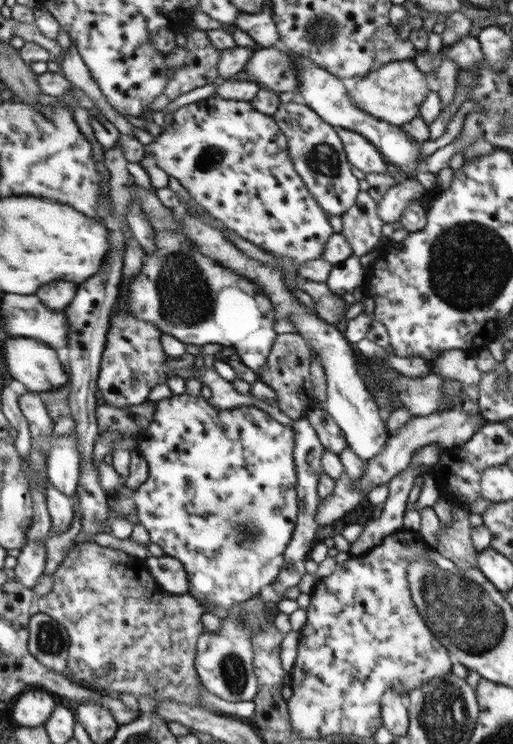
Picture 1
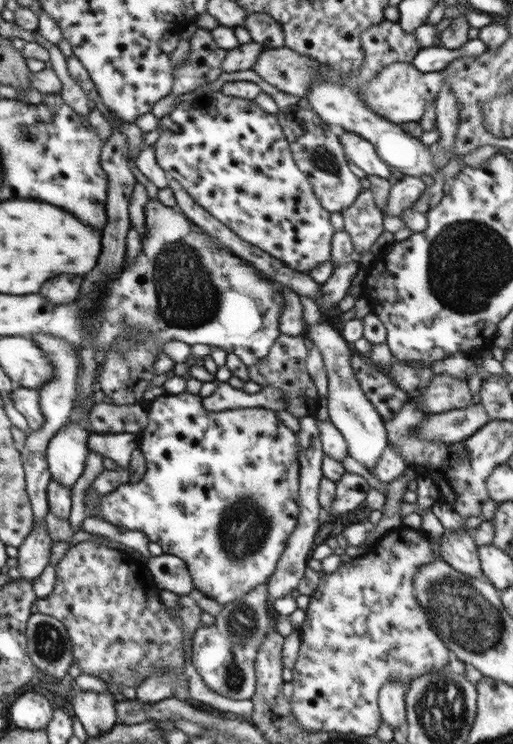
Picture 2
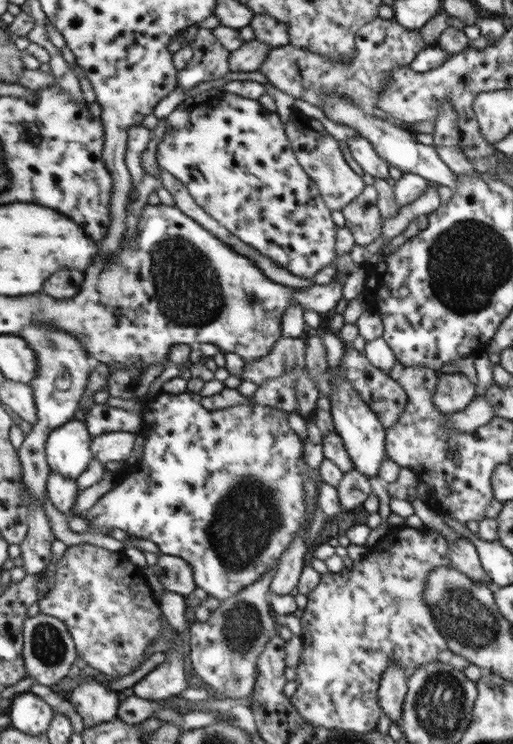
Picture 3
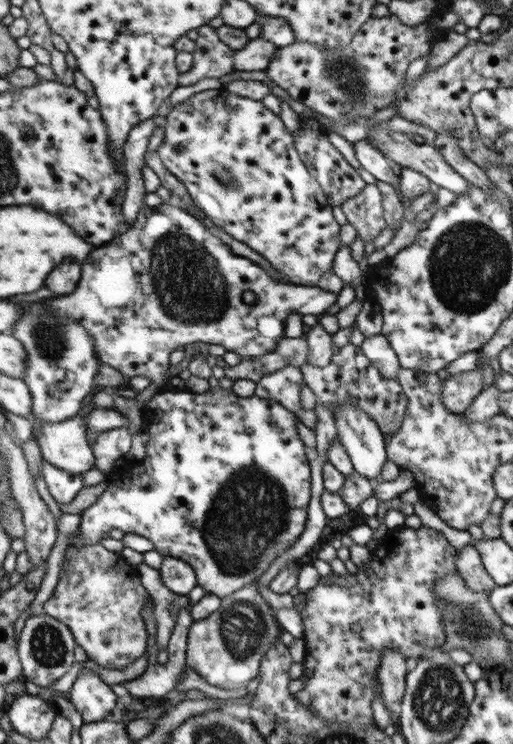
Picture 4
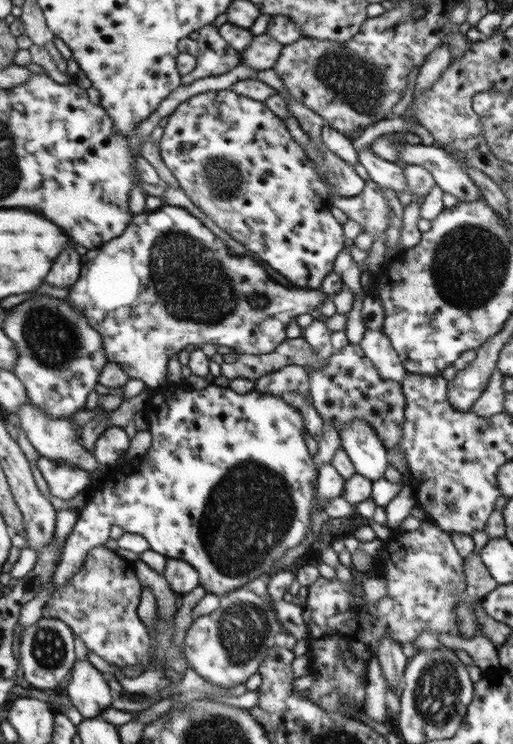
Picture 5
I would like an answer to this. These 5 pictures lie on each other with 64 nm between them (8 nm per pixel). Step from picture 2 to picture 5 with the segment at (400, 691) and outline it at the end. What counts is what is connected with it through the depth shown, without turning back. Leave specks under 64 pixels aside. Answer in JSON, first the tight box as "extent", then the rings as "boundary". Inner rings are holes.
{"extent":[376,635,408,692],"boundary":[[[386,635],[376,650],[376,658],[378,658],[380,667],[388,679],[388,689],[394,692],[400,679],[403,679],[408,662],[402,652],[402,645],[398,641],[394,641],[390,635]]]}

